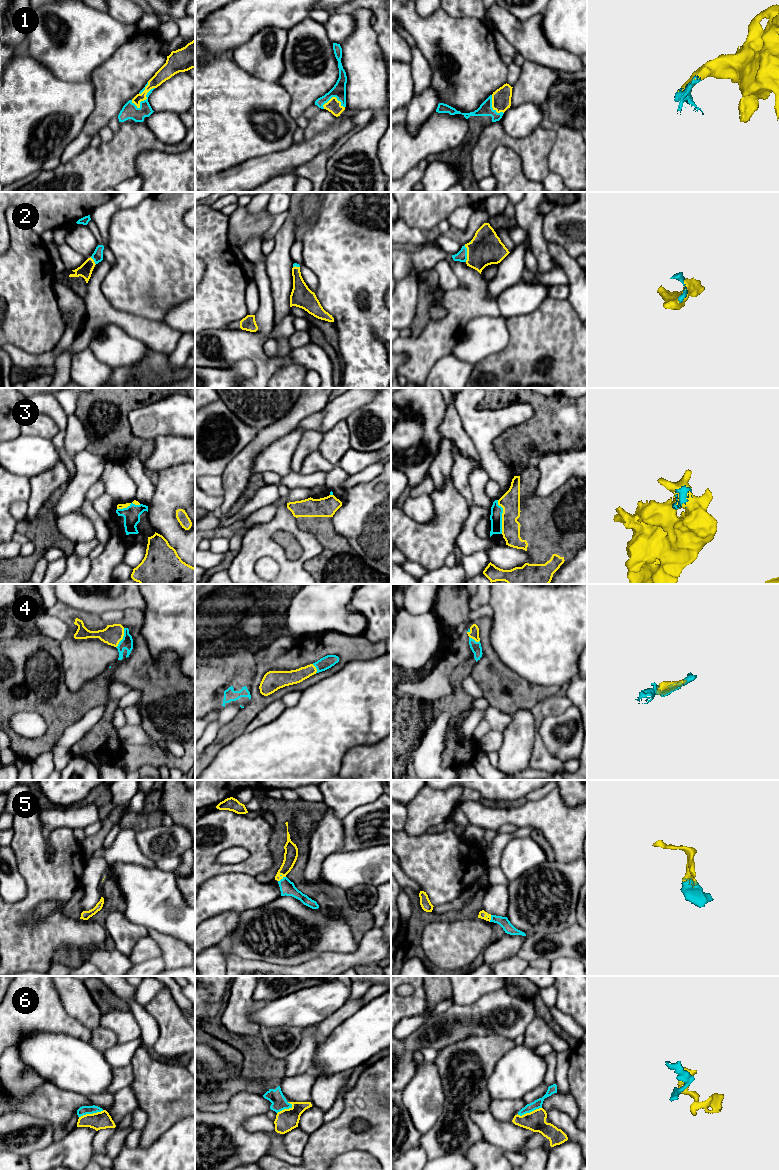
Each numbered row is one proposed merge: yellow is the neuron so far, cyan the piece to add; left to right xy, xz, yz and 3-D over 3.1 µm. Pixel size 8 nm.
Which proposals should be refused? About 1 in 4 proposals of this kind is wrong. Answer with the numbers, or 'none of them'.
6

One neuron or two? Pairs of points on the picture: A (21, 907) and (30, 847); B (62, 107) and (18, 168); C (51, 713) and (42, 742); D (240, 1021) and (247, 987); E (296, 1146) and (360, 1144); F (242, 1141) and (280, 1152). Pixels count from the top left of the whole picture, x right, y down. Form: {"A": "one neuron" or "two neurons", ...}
{"A": "one neuron", "B": "one neuron", "C": "one neuron", "D": "one neuron", "E": "two neurons", "F": "two neurons"}

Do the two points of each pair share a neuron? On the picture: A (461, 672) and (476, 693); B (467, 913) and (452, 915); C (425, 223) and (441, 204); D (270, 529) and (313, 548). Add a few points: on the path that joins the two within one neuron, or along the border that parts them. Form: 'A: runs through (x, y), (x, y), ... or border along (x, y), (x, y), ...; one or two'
A: border along (470, 674), (462, 681), (462, 688), (473, 699); two
B: runs through (463, 913), (456, 914); one
C: runs through (427, 218), (436, 209); one
D: runs through (281, 526), (290, 526), (302, 537); one

